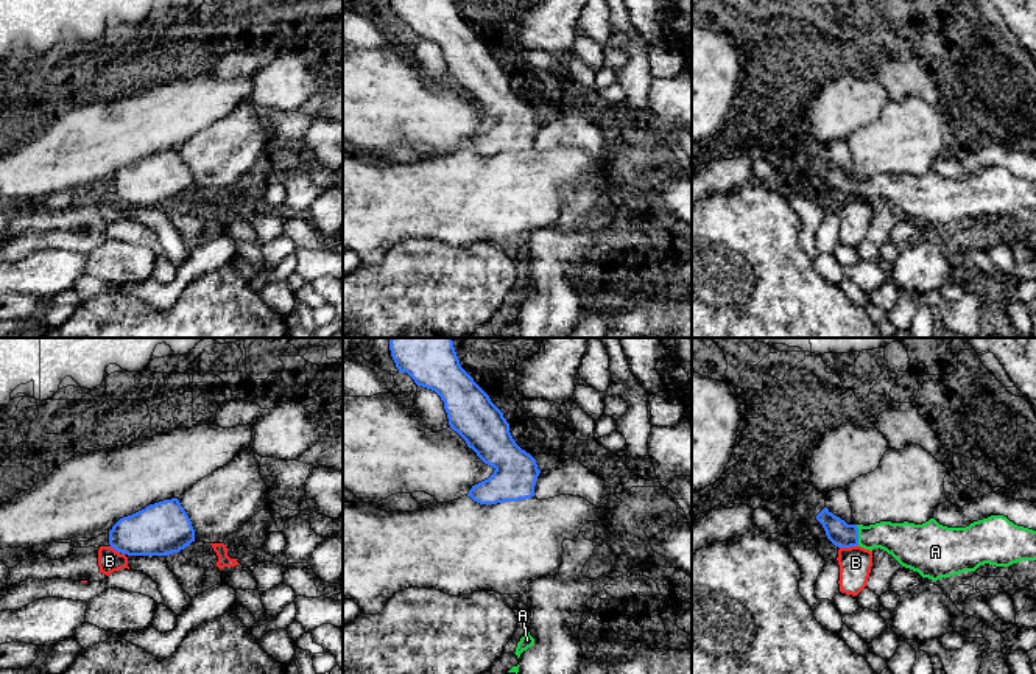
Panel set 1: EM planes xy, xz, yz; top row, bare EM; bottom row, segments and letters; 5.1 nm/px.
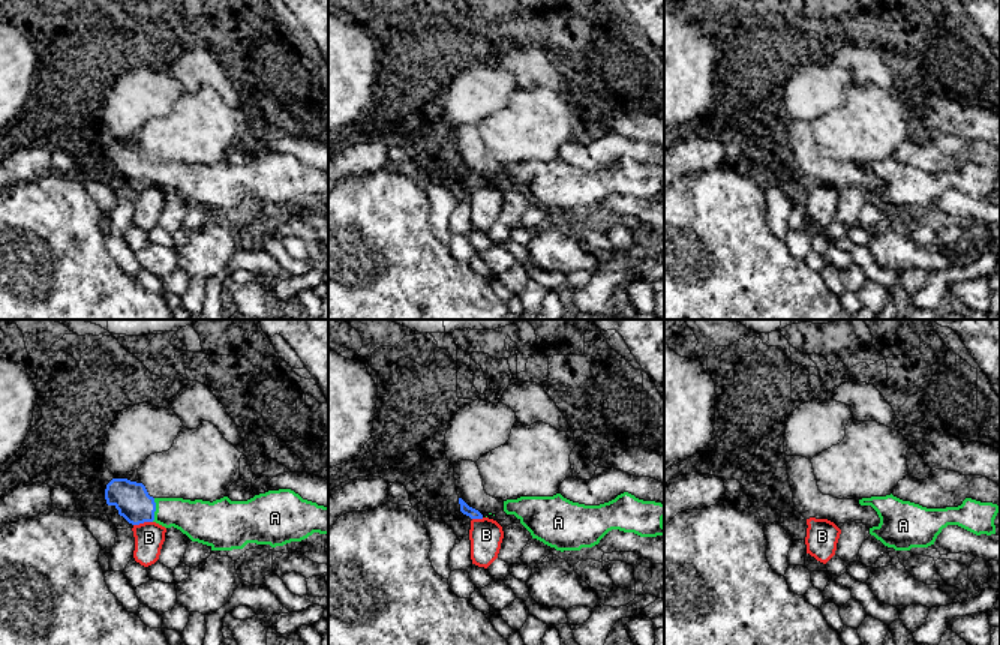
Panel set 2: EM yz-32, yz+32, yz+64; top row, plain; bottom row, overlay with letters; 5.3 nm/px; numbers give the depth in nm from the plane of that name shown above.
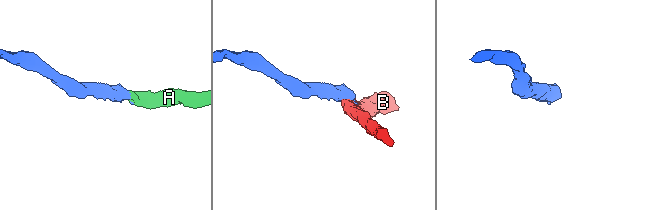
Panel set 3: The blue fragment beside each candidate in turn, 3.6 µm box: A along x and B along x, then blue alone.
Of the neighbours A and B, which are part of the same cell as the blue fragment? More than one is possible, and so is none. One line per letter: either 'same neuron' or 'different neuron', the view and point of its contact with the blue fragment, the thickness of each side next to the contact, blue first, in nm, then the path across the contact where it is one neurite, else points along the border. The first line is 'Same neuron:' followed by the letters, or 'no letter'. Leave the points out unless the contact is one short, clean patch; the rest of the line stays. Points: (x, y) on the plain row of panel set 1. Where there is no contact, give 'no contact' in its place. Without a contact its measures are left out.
Same neuron: A
A: same neuron; contact yz (857, 186); calibres 130 and 190 nm; way yz (842, 186), (857, 186), (888, 187), (904, 192)
B: different neuron; contact yz (848, 198); calibres 130 and 170 nm; border yz (857, 195), (840, 200)

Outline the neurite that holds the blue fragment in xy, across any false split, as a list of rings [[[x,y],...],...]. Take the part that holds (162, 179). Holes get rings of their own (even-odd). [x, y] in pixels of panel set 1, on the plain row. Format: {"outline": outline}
{"outline": [[[178,149],[164,151],[120,170],[109,196],[128,207],[168,207],[195,193],[195,181]]]}

